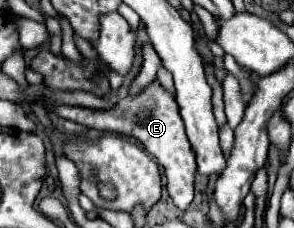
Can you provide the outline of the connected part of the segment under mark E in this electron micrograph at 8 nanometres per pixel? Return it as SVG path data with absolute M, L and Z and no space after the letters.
M150 82L144 90L140 90L136 96L126 96L116 102L112 108L84 108L84 106L66 106L66 104L48 104L48 112L78 122L86 128L94 128L100 132L116 132L124 136L136 138L146 152L156 160L158 166L162 166L162 174L166 178L166 190L172 198L172 202L180 208L186 210L192 200L194 200L194 180L196 172L195 155L191 149L189 140L186 140L184 132L184 122L178 112L178 104L174 96L160 84L160 82Z

